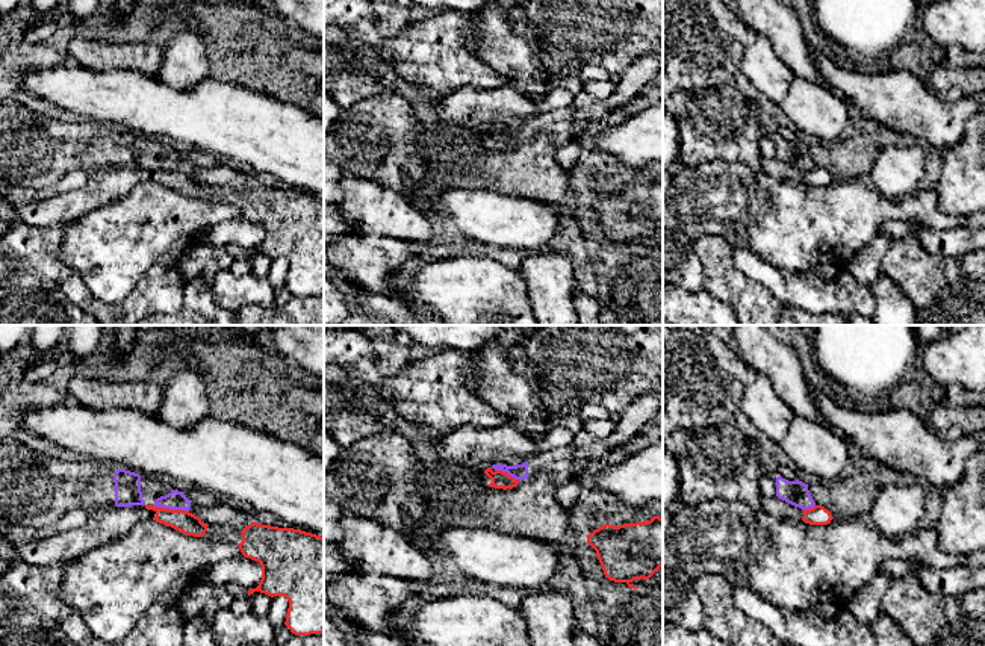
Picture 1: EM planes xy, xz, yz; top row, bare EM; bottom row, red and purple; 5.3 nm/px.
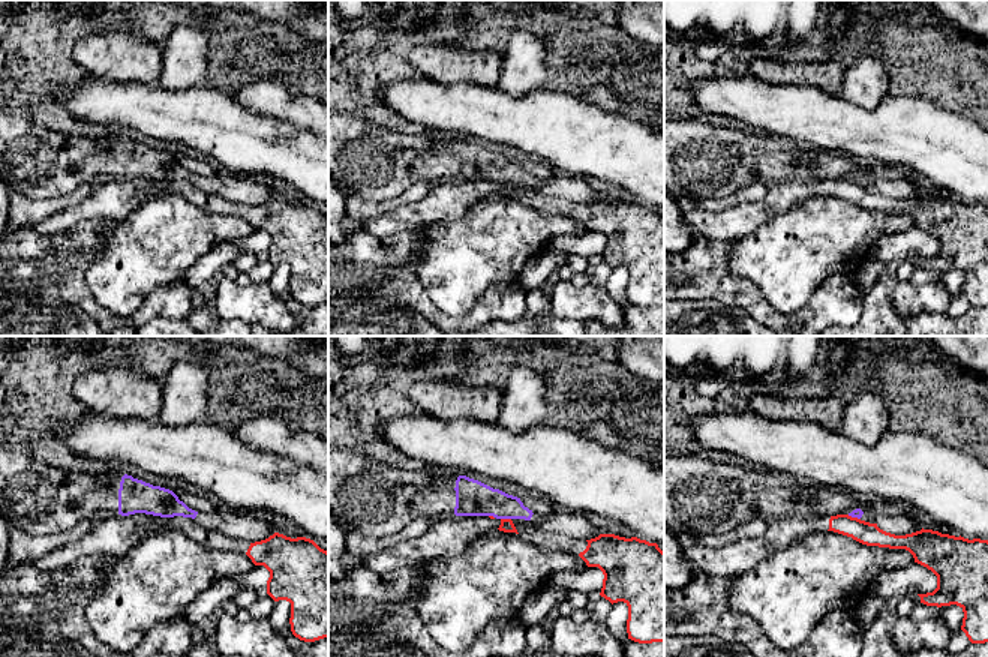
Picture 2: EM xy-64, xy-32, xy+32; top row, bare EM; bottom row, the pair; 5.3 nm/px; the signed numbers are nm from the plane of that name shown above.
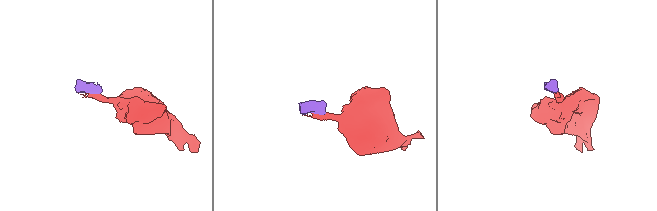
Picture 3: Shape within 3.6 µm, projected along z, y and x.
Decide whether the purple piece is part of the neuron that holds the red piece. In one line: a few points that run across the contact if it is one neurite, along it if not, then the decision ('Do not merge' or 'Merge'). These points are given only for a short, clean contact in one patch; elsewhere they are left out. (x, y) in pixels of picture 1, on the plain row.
Line: xy (153, 165), (162, 170), (183, 170), (188, 173). Do not merge

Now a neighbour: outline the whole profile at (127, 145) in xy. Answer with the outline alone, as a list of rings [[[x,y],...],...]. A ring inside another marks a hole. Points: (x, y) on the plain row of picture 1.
[[[117,130],[113,136],[113,144],[117,168],[132,168],[145,165],[145,162],[142,160],[139,135],[126,130]]]

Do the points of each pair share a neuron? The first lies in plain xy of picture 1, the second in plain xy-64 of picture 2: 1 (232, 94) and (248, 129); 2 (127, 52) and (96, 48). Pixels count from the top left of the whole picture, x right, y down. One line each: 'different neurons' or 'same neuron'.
1: same neuron
2: same neuron

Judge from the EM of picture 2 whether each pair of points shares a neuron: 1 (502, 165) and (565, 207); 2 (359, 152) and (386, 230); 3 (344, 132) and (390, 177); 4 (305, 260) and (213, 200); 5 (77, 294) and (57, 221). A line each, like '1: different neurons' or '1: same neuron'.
1: different neurons
2: different neurons
3: same neuron
4: same neuron
5: different neurons

